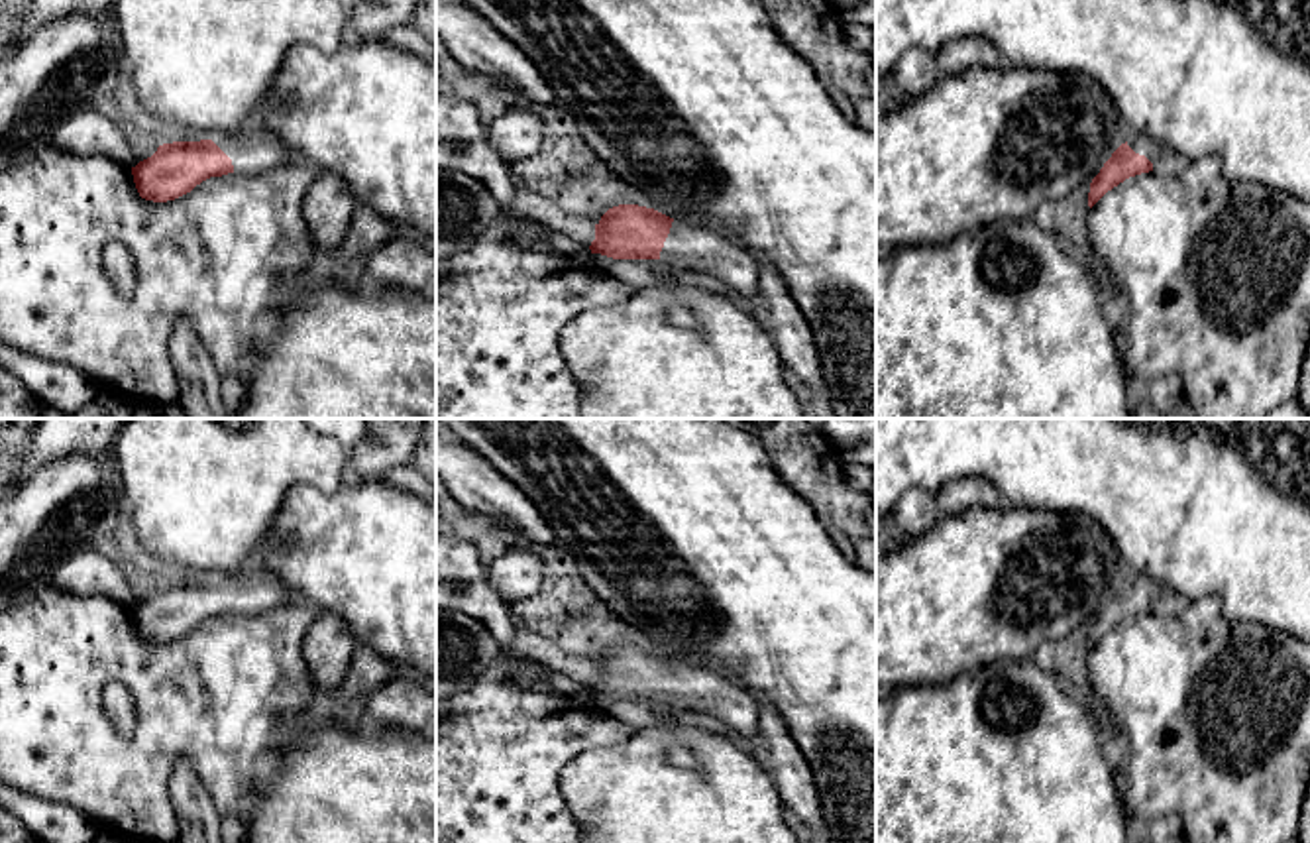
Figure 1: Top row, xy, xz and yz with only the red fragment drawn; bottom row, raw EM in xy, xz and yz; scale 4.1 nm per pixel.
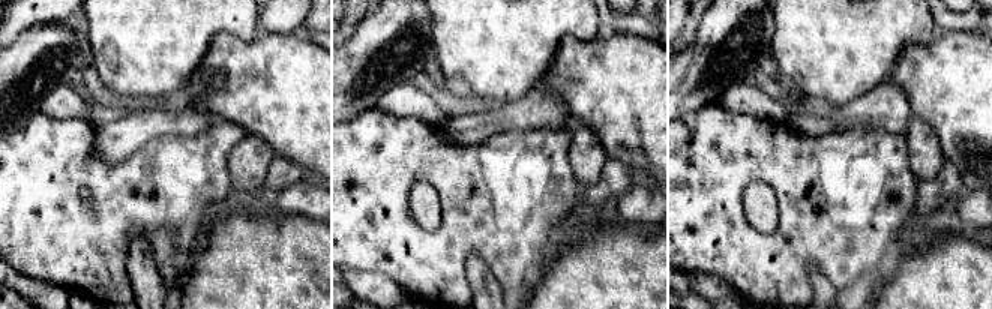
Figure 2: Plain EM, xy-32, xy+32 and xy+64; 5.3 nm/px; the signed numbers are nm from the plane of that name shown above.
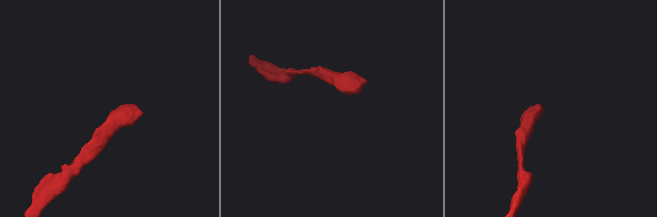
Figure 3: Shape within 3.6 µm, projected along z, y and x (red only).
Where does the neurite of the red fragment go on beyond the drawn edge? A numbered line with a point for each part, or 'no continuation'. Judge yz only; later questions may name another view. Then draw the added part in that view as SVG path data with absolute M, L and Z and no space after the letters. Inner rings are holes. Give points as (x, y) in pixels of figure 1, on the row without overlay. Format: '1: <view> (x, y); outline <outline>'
1: yz (1140, 584); outline M1133 576L1133 578L1129 578L1127 586L1135 593L1145 595L1151 603L1155 603L1157 595L1163 590L1163 586L1157 580L1145 578L1145 576Z

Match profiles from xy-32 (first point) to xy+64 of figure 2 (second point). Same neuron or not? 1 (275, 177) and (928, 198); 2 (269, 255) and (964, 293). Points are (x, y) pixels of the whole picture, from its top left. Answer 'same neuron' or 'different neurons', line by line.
1: same neuron
2: same neuron

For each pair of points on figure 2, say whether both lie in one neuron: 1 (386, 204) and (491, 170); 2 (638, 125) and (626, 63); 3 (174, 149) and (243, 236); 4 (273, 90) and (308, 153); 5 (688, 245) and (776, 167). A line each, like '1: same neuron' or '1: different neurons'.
1: same neuron
2: same neuron
3: different neurons
4: same neuron
5: same neuron

